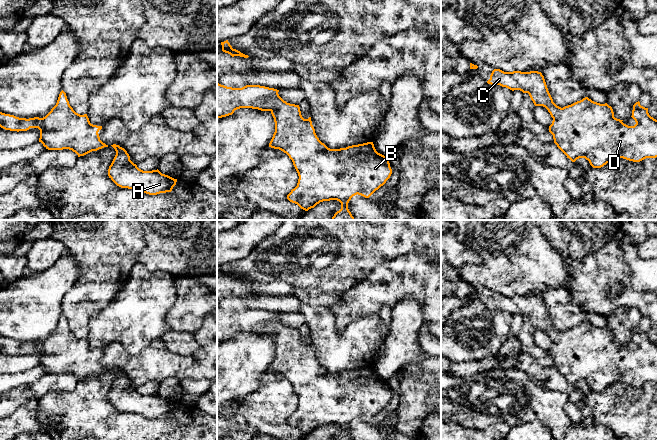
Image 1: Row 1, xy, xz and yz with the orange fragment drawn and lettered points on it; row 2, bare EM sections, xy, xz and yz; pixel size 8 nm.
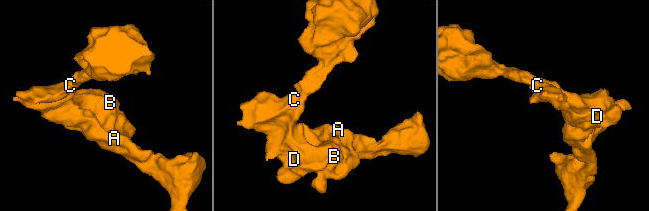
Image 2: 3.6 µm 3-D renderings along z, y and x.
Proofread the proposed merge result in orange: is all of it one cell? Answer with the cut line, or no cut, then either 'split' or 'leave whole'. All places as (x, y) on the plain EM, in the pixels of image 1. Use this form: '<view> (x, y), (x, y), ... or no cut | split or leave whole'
no cut | leave whole

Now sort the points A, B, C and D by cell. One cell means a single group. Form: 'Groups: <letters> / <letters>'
Groups: A B C D

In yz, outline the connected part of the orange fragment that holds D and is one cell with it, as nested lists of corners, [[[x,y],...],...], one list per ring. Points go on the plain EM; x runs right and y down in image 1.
[[[494,293],[487,307],[528,317],[535,330],[545,331],[553,342],[549,356],[553,359],[554,367],[572,386],[585,382],[593,392],[601,392],[617,382],[640,386],[657,381],[657,344],[649,339],[648,332],[641,330],[639,325],[633,329],[631,340],[636,348],[628,350],[623,344],[614,341],[613,333],[607,327],[600,328],[588,321],[563,332],[557,330],[548,315],[544,300],[538,295],[504,296]]]

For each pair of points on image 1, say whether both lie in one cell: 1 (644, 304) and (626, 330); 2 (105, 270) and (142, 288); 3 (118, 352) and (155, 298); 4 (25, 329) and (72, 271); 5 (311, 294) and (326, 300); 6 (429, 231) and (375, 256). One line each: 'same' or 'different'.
1: different
2: different
3: different
4: same
5: same
6: same

